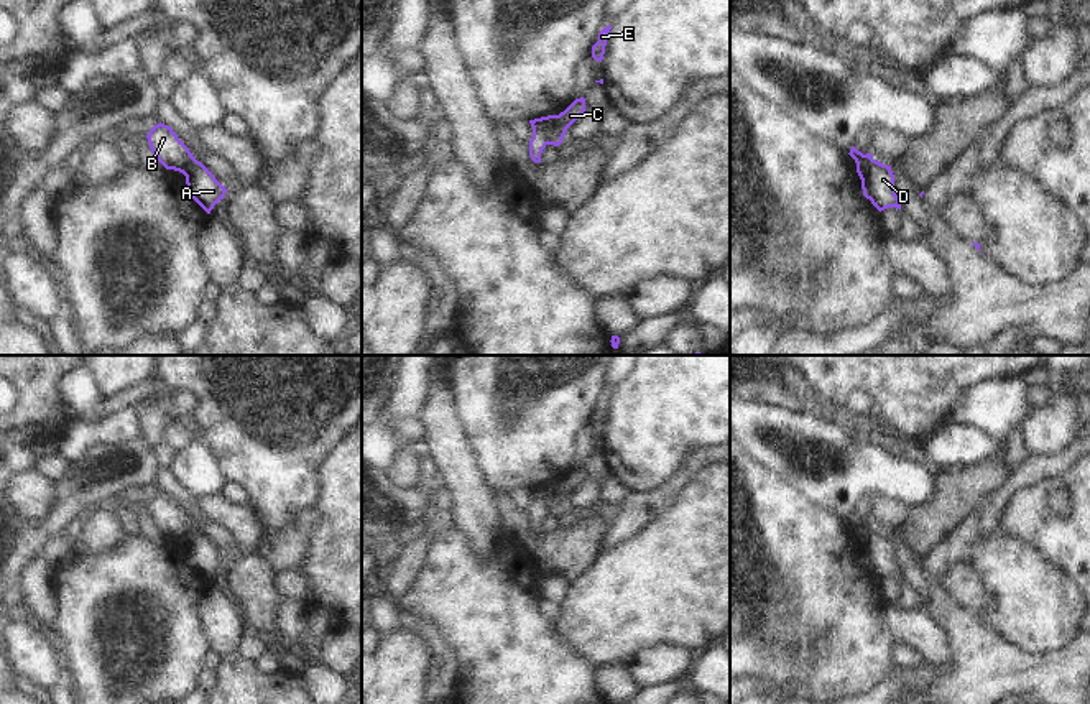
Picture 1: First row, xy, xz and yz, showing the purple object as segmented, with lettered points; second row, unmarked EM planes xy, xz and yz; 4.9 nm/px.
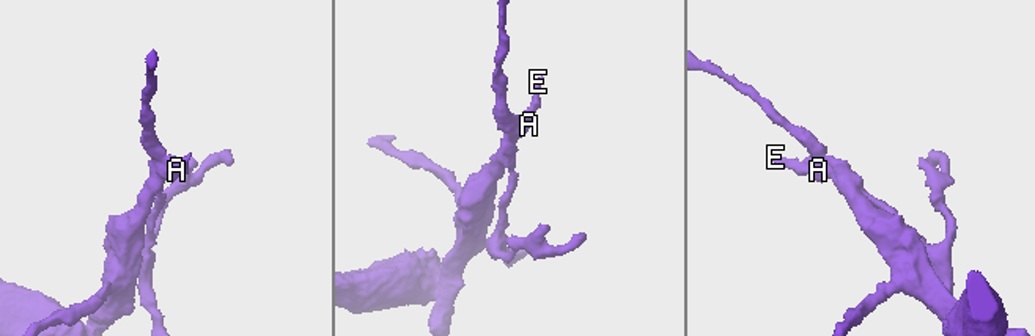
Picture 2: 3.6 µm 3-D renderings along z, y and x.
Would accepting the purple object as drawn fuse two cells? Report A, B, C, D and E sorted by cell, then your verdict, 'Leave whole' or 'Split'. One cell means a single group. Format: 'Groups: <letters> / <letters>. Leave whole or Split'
Groups: A C D E / B. Split

